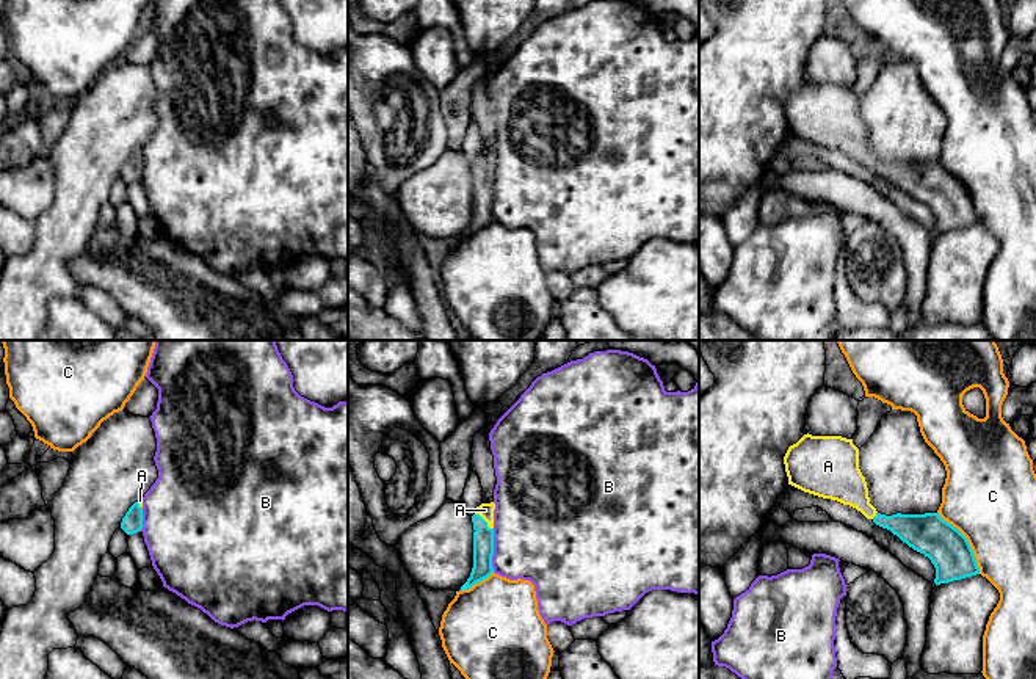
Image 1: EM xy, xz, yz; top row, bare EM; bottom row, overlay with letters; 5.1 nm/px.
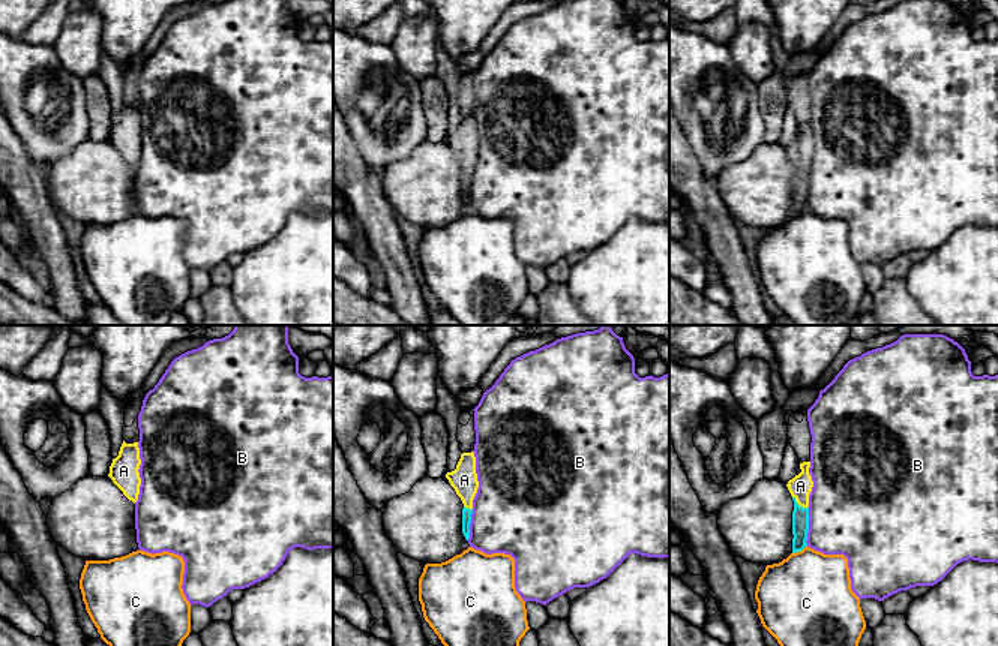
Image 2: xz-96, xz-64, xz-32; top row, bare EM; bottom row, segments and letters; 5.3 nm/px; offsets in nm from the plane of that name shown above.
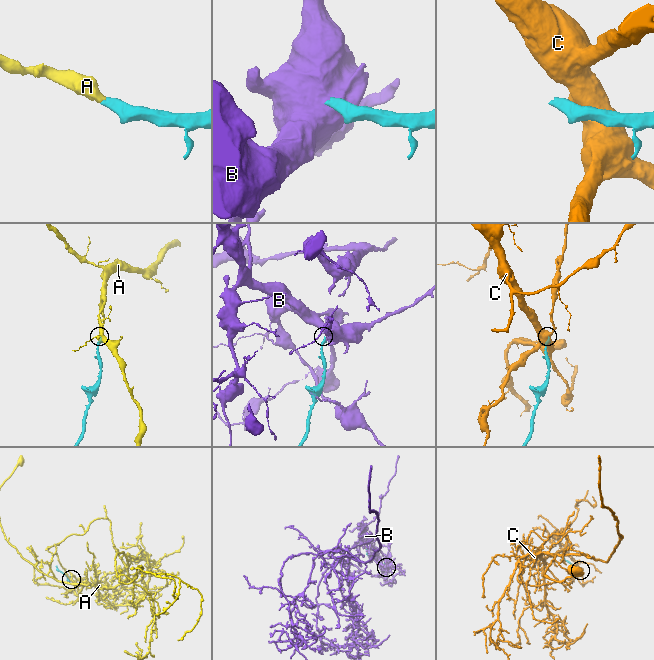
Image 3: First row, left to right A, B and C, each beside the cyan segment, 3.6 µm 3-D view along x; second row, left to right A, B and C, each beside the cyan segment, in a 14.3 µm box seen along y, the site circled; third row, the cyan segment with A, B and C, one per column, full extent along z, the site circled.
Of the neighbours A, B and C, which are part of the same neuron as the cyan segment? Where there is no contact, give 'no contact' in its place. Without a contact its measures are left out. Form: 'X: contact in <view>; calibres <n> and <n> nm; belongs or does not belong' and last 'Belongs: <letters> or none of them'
A: contact in xz; calibres 110 and 80 nm; belongs
B: contact in xz; calibres 110 and 460 nm; does not belong
C: contact in yz; calibres 220 and 460 nm; does not belong
Belongs: A

